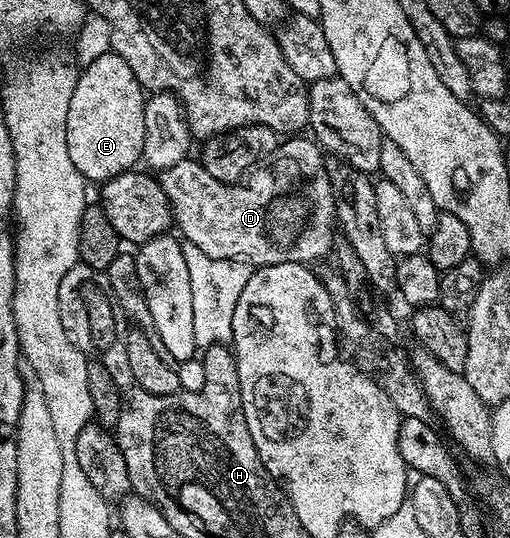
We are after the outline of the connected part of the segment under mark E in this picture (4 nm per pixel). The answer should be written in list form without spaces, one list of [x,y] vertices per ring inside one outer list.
[[[114,52],[99,56],[98,60],[79,71],[74,96],[70,96],[70,112],[66,112],[66,149],[70,152],[74,168],[78,168],[78,172],[82,172],[89,183],[103,184],[108,179],[133,169],[141,161],[146,132],[145,101],[146,91],[134,76],[130,64],[126,64],[126,60]]]

